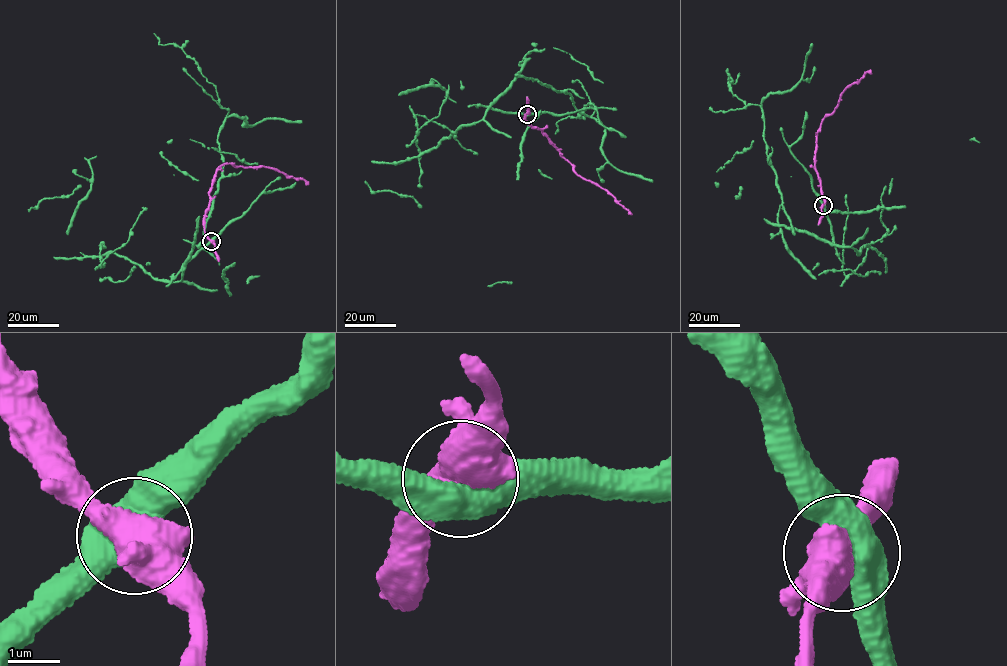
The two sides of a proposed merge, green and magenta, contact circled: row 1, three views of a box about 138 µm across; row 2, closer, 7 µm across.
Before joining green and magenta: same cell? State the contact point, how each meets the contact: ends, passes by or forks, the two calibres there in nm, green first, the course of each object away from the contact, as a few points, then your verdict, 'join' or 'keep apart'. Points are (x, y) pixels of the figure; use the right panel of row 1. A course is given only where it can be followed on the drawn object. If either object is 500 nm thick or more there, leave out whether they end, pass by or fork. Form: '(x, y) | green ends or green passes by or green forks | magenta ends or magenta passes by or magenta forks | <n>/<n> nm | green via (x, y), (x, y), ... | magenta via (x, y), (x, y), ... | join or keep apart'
(823, 205) | 550/550 nm | green via (823, 205), (835, 244), (793, 230), (767, 155), (762, 109), (746, 107), (728, 84), (739, 73) | magenta via (823, 205), (820, 178), (815, 168), (819, 129), (825, 117), (832, 113), (841, 94), (871, 72) | join

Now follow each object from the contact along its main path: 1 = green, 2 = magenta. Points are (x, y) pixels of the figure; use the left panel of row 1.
1: (211, 240), (182, 270), (217, 190), (217, 134), (228, 111), (194, 60), (153, 33)
2: (211, 241), (204, 231), (204, 214), (218, 166), (229, 163), (237, 167), (263, 166), (308, 184)

